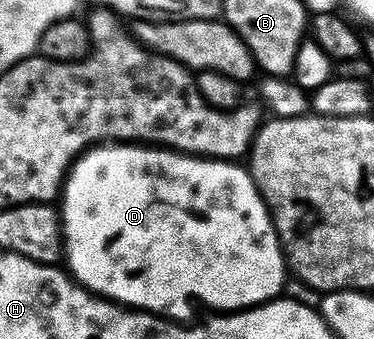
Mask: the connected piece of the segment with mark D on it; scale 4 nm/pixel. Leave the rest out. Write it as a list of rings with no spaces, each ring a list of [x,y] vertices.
[[[107,143],[90,147],[84,155],[77,156],[63,180],[59,214],[63,232],[63,259],[64,262],[69,262],[68,274],[94,295],[100,295],[126,308],[156,313],[173,321],[185,321],[190,318],[189,299],[198,299],[199,302],[213,307],[209,309],[216,309],[221,313],[232,313],[255,307],[258,303],[268,303],[282,294],[281,286],[285,283],[285,275],[287,276],[287,260],[277,238],[277,230],[273,228],[273,217],[269,208],[257,192],[253,176],[240,162],[207,159],[163,147],[135,143]]]

